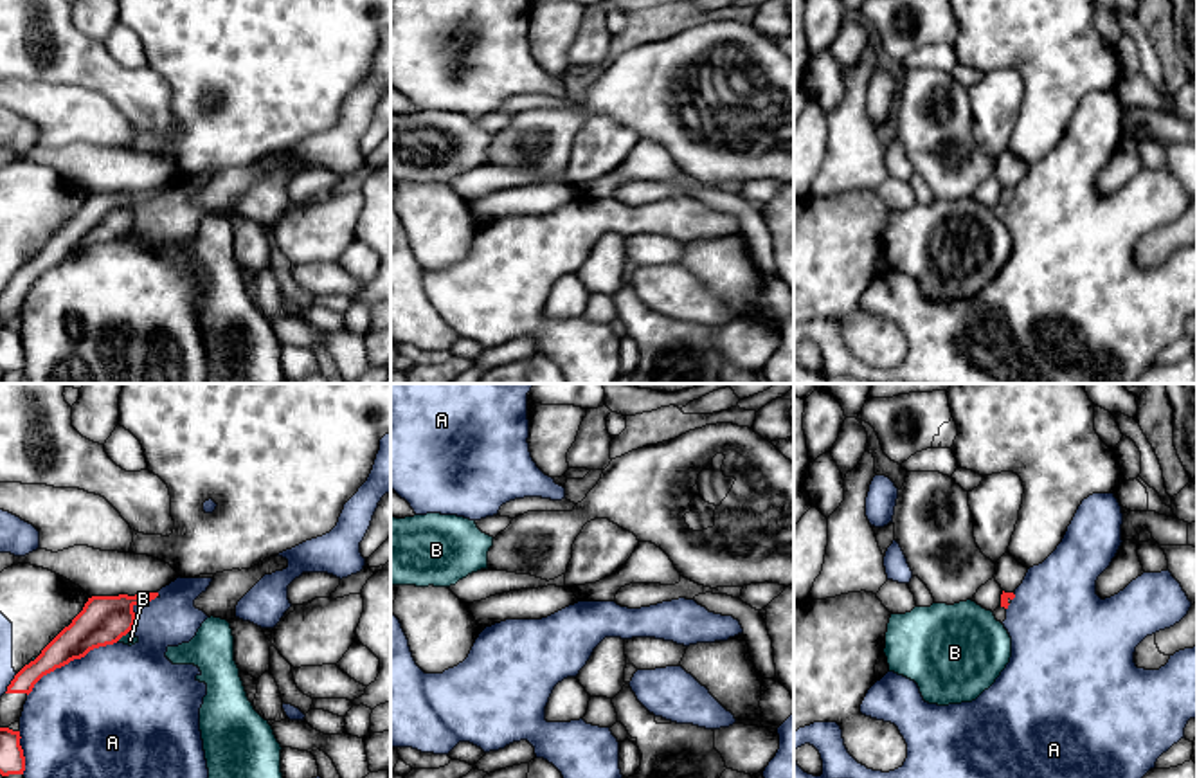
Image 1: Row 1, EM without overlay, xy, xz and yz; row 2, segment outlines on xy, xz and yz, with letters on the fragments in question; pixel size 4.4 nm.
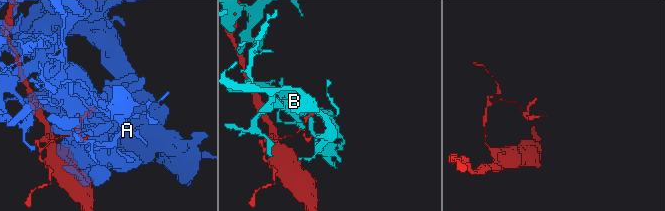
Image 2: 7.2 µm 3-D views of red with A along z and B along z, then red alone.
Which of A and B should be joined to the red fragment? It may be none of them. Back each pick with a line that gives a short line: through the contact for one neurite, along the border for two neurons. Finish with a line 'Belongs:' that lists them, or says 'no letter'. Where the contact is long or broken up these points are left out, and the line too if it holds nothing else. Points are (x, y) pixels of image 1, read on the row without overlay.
Belongs: no letter

